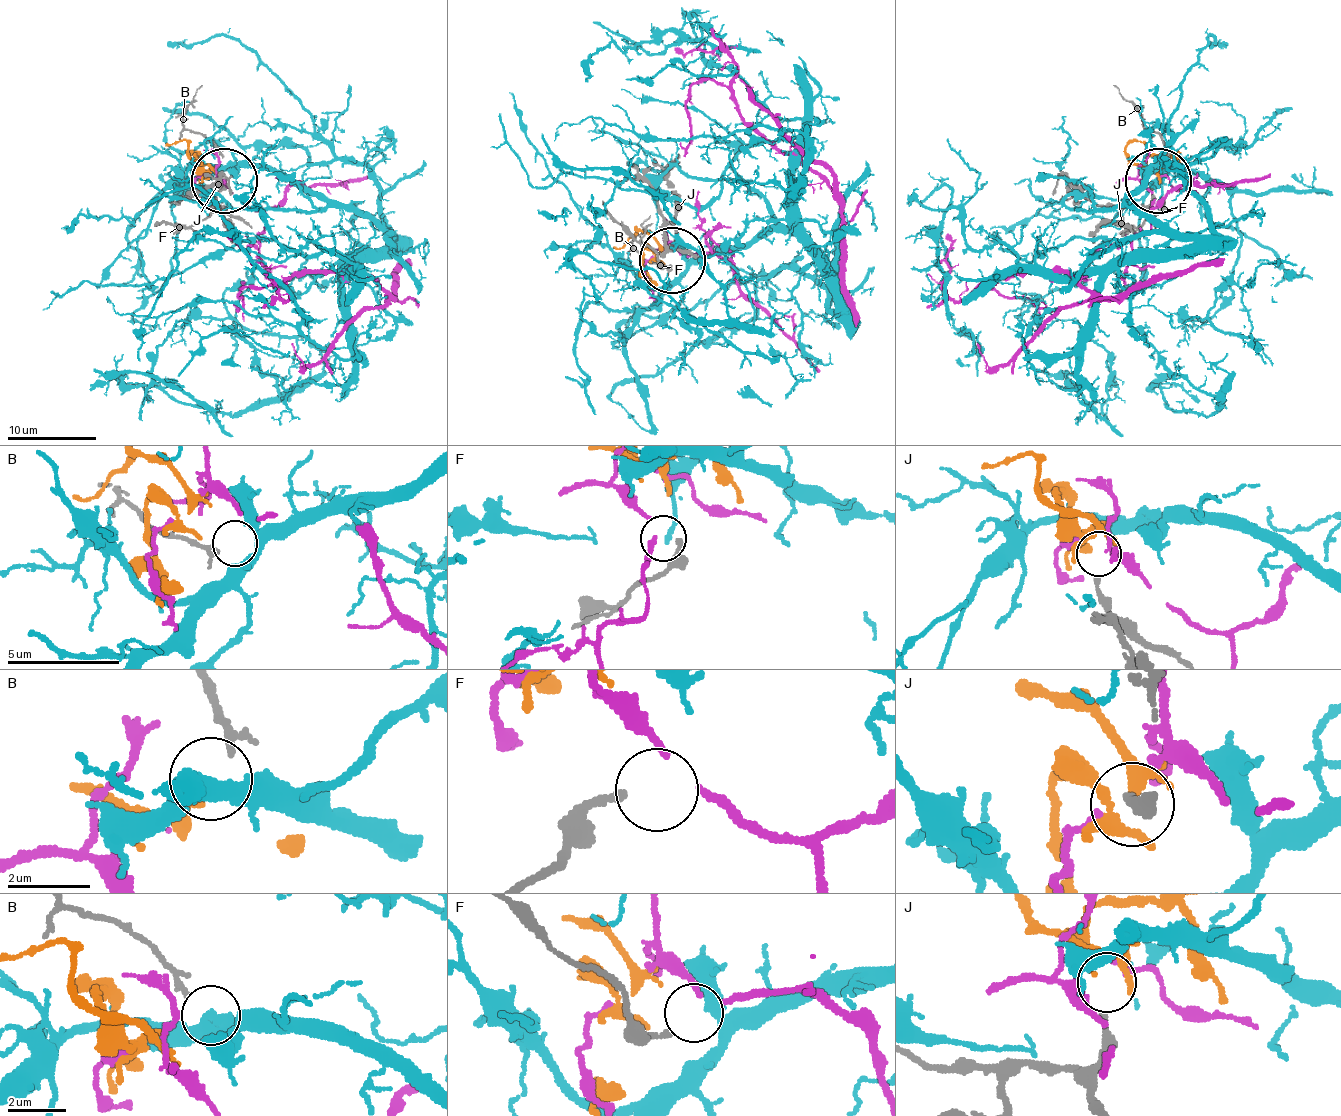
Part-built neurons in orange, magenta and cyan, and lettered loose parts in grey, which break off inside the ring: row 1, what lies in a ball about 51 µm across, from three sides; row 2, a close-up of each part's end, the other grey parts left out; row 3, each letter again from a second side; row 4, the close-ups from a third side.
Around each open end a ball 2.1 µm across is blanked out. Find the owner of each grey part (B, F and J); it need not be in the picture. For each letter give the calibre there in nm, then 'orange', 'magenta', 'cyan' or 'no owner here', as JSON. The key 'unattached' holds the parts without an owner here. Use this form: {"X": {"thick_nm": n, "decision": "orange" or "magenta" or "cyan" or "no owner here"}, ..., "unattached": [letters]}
{"B": {"thick_nm": 220, "decision": "cyan"}, "F": {"thick_nm": 200, "decision": "no owner here"}, "J": {"thick_nm": 200, "decision": "orange"}, "unattached": ["F"]}

